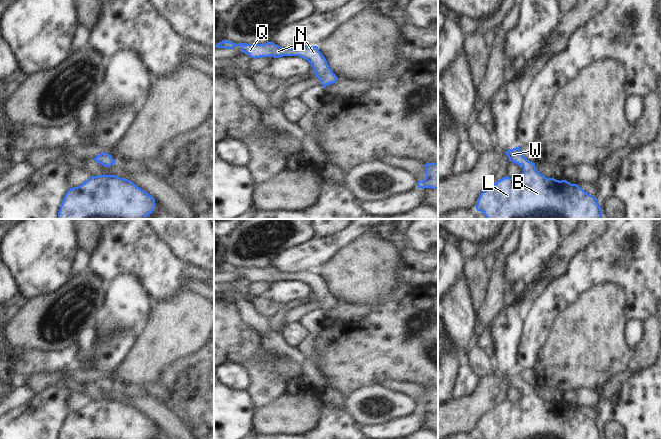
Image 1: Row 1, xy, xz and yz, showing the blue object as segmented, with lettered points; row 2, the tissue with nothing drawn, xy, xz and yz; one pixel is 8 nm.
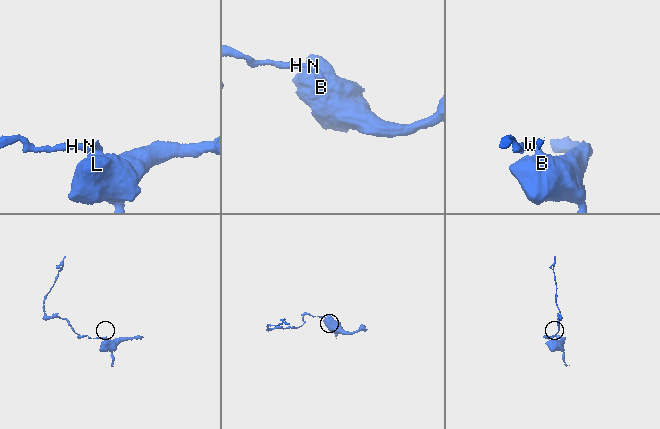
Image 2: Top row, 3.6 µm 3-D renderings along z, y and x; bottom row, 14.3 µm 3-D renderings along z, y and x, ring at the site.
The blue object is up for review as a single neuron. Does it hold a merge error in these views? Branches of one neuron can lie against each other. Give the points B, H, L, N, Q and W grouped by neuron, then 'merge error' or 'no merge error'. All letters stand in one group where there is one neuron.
B H L N Q W; no merge error

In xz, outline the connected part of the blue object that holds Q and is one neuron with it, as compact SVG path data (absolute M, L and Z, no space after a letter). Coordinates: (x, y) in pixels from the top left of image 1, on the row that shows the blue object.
M226 39L219 42L216 47L232 49L239 45L241 52L248 54L251 58L270 57L279 58L283 56L299 56L307 60L316 74L316 77L321 81L321 85L325 88L329 84L333 84L338 80L338 77L333 73L328 65L325 57L321 54L317 46L301 46L295 48L283 48L273 42L265 44L236 44L227 41Z

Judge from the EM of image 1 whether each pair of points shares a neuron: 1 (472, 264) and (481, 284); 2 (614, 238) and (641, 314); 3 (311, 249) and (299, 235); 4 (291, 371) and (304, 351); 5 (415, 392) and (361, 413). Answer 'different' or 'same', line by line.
1: same
2: same
3: different
4: different
5: different

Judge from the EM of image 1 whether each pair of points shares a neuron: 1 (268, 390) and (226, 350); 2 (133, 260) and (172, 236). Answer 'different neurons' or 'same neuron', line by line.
1: same neuron
2: different neurons

